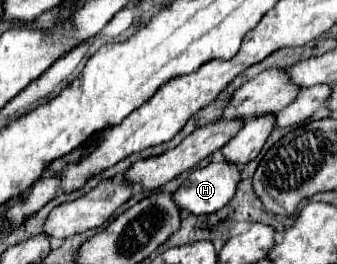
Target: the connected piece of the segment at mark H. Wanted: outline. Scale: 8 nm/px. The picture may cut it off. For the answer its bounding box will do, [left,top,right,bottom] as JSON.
[172,162,240,216]

